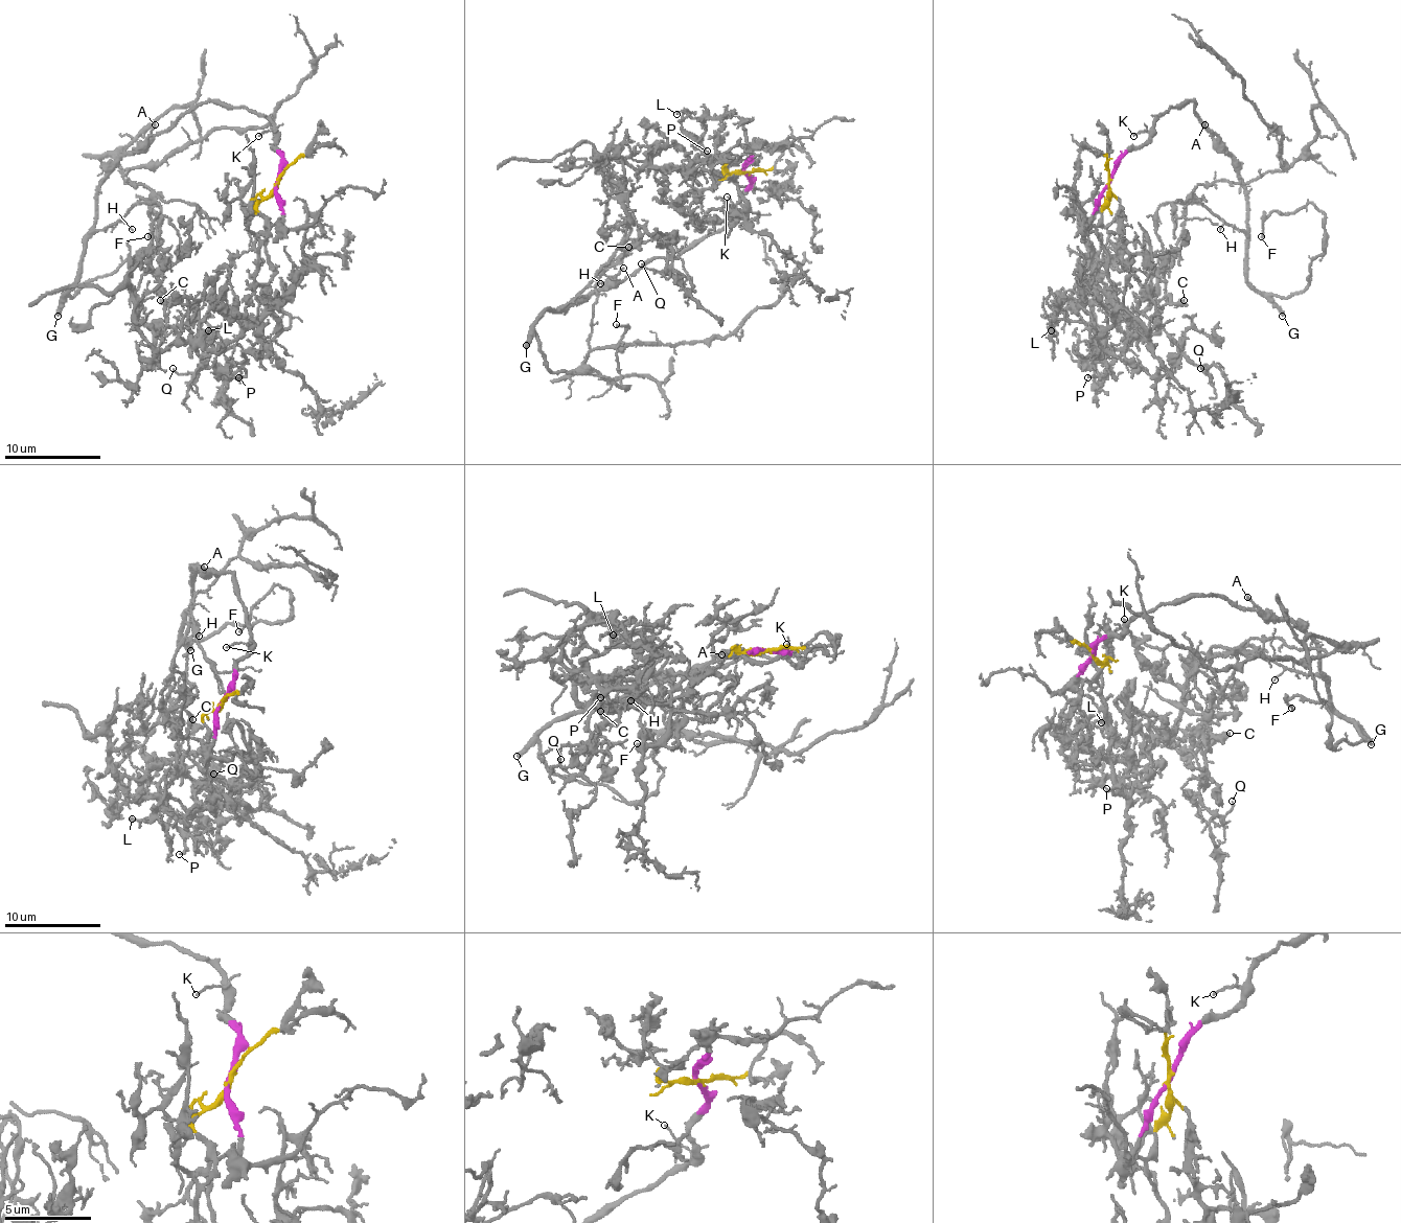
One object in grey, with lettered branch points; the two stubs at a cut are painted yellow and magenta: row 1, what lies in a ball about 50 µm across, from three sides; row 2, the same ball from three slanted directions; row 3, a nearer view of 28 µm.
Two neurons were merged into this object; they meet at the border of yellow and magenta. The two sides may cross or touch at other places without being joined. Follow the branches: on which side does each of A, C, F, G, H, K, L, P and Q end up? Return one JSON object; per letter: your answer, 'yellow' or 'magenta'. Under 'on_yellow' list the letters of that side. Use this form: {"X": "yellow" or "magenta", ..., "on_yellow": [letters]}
{"A": "magenta", "C": "yellow", "F": "magenta", "G": "magenta", "H": "magenta", "K": "magenta", "L": "yellow", "P": "yellow", "Q": "yellow", "on_yellow": ["C", "L", "P", "Q"]}

